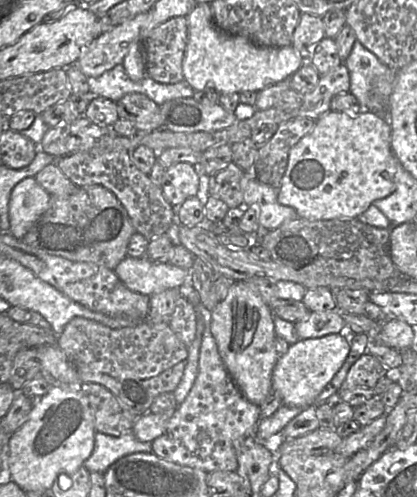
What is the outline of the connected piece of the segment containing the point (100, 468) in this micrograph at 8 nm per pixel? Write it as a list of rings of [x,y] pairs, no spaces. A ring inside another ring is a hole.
[[[96,431],[93,451],[83,467],[89,472],[104,474],[120,458],[134,453],[150,453],[151,449],[150,442],[137,440],[131,432],[114,437]]]

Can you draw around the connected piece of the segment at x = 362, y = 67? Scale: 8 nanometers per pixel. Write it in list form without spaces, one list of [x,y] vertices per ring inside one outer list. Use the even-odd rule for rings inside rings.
[[[356,42],[344,61],[350,75],[350,91],[359,101],[361,108],[369,108],[369,99],[374,78],[383,75],[389,67],[382,63],[361,42]]]

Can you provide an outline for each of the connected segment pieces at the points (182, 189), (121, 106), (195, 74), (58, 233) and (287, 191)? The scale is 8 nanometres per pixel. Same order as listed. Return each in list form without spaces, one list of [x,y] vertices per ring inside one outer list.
[[[177,163],[165,170],[160,188],[172,206],[181,206],[188,198],[197,196],[200,186],[199,165]]]
[[[126,94],[116,104],[119,117],[132,122],[139,132],[163,127],[159,105],[144,94]]]
[[[198,3],[186,16],[187,45],[183,77],[194,91],[214,89],[220,93],[259,92],[291,77],[303,65],[303,58],[292,46],[264,47],[245,37],[221,31],[213,22],[210,3]]]
[[[96,184],[78,187],[69,196],[51,197],[48,210],[21,240],[50,255],[114,270],[128,256],[127,246],[134,233],[136,230],[121,202],[110,190]]]
[[[330,110],[317,119],[312,131],[291,148],[279,188],[278,202],[294,208],[300,218],[308,220],[358,218],[373,202],[391,195],[396,190],[395,175],[391,125],[372,112],[347,114]]]

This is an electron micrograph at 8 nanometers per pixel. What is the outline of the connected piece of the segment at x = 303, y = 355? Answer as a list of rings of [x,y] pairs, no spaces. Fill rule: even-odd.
[[[347,333],[299,340],[277,360],[272,371],[272,392],[278,393],[286,406],[305,409],[317,405],[325,398],[328,384],[344,364],[349,352]]]

